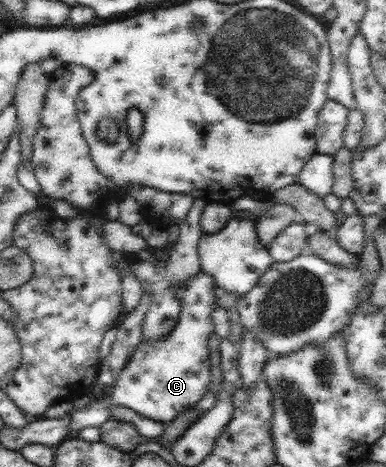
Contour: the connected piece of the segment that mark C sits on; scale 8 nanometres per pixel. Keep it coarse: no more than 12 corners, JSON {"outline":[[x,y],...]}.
{"outline":[[202,270],[176,286],[177,326],[143,338],[69,437],[124,406],[168,424],[211,380],[217,308]]}

